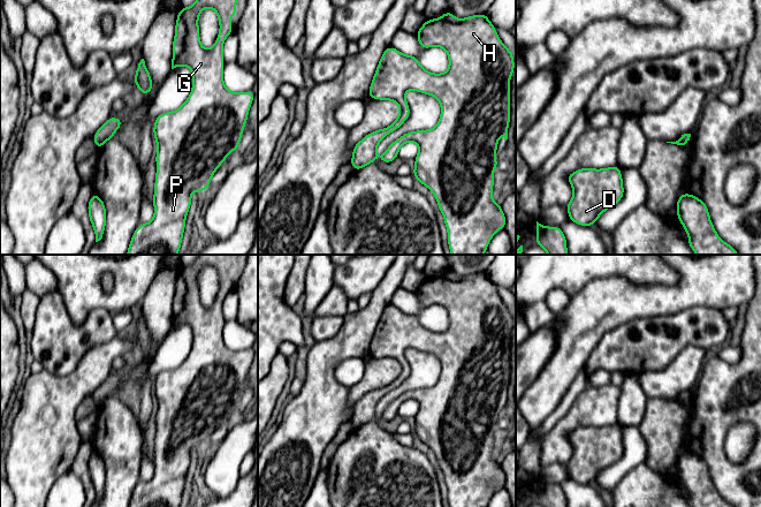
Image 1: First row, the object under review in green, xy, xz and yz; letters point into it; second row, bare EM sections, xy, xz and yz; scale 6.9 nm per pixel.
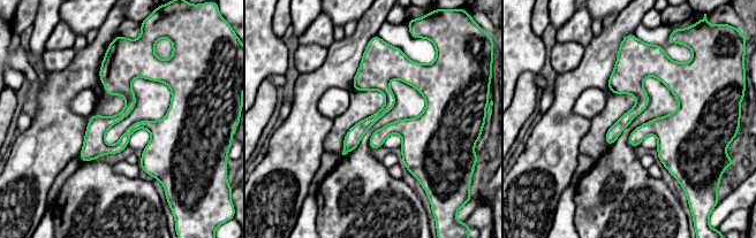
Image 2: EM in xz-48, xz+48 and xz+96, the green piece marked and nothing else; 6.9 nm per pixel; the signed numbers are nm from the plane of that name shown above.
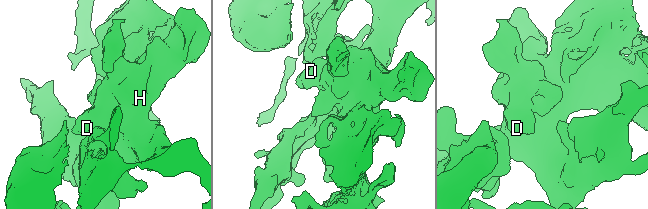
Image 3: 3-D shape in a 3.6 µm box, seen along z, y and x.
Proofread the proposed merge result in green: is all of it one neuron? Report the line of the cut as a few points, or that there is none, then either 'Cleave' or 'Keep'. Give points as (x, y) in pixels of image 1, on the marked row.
No split. Keep

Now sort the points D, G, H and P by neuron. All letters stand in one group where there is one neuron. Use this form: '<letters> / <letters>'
D G H P

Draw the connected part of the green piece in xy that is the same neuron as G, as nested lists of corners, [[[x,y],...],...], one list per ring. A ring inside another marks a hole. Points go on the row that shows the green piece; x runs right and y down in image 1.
[[[196,0],[191,7],[182,7],[177,14],[172,69],[182,65],[189,67],[193,77],[192,90],[180,108],[162,113],[154,121],[153,134],[158,146],[153,196],[154,217],[149,224],[140,222],[131,237],[127,255],[177,255],[182,243],[185,218],[191,205],[191,194],[206,190],[218,167],[226,161],[226,157],[230,152],[238,149],[254,94],[251,90],[235,93],[223,84],[222,46],[225,39],[233,33],[230,17],[236,14],[236,0]],[[204,8],[213,8],[220,22],[220,32],[210,50],[205,50],[199,39],[198,17]]]

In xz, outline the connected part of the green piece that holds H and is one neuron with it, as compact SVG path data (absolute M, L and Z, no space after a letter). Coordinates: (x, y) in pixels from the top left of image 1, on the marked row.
M447 12L441 17L427 20L417 32L419 46L442 47L449 56L449 69L444 74L425 70L413 55L404 55L389 46L383 52L373 81L368 99L391 100L398 104L398 118L387 128L367 134L352 152L351 166L358 171L376 160L376 146L388 134L399 128L410 116L405 100L408 90L435 97L441 104L439 123L429 130L406 133L393 142L380 158L391 162L398 157L399 147L414 142L419 146L414 158L413 175L435 196L448 229L451 255L484 255L490 239L505 227L501 205L492 199L493 171L497 168L496 147L502 133L508 139L510 122L510 84L515 62L512 52L499 38L495 27L486 14L457 20Z

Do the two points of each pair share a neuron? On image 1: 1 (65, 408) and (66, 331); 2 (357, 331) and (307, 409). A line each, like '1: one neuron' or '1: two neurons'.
1: two neurons
2: one neuron

